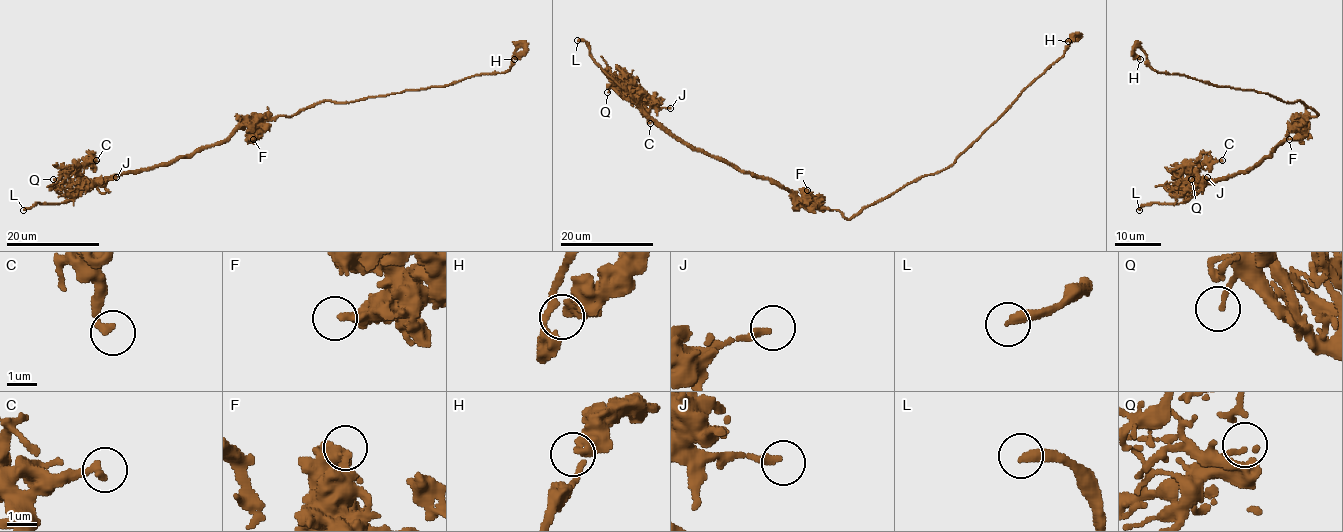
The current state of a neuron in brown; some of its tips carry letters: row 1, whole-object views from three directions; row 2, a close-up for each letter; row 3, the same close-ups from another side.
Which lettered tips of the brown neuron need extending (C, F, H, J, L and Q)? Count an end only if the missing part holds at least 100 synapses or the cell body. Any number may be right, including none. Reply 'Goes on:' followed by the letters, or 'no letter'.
Goes on: L

